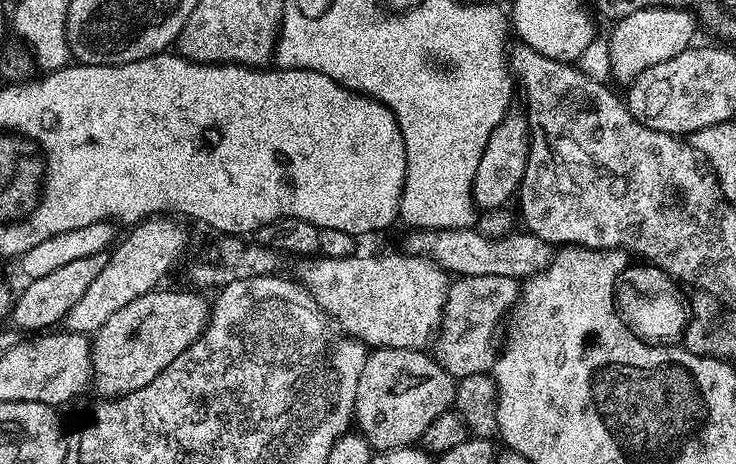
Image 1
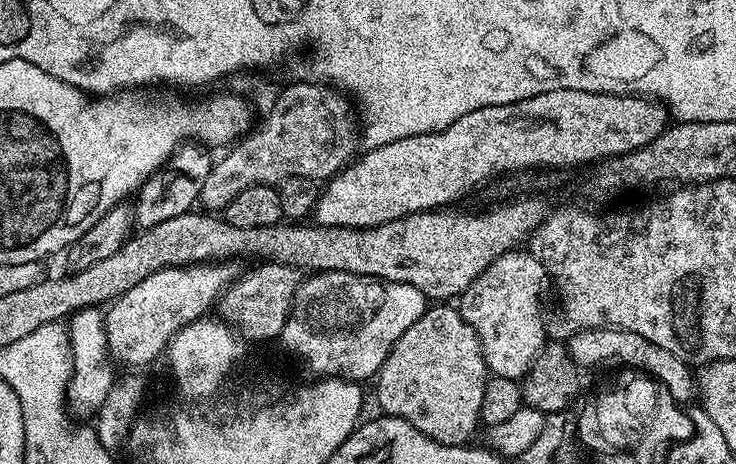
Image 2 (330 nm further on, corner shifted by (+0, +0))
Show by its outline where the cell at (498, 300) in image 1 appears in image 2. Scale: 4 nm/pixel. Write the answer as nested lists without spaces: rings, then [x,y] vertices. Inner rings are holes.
[[[586,328],[573,333],[572,337],[567,338],[566,345],[577,369],[632,368],[647,373],[665,393],[668,391],[676,400],[688,400],[692,395],[694,397],[697,395],[698,380],[694,372],[691,372],[693,369],[680,357],[670,354],[670,350],[662,350],[662,346],[646,342],[642,334],[634,334],[621,328]]]

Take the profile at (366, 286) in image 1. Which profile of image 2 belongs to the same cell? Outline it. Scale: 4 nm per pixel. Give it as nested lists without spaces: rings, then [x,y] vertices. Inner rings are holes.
[[[513,250],[490,262],[490,266],[486,266],[486,270],[482,270],[482,274],[478,274],[478,278],[474,278],[474,282],[470,282],[464,292],[464,320],[480,339],[480,349],[492,376],[519,381],[527,375],[537,356],[545,349],[544,316],[540,313],[540,287],[543,284],[546,284],[546,273],[542,262],[538,262],[538,258],[534,258],[531,251]]]

